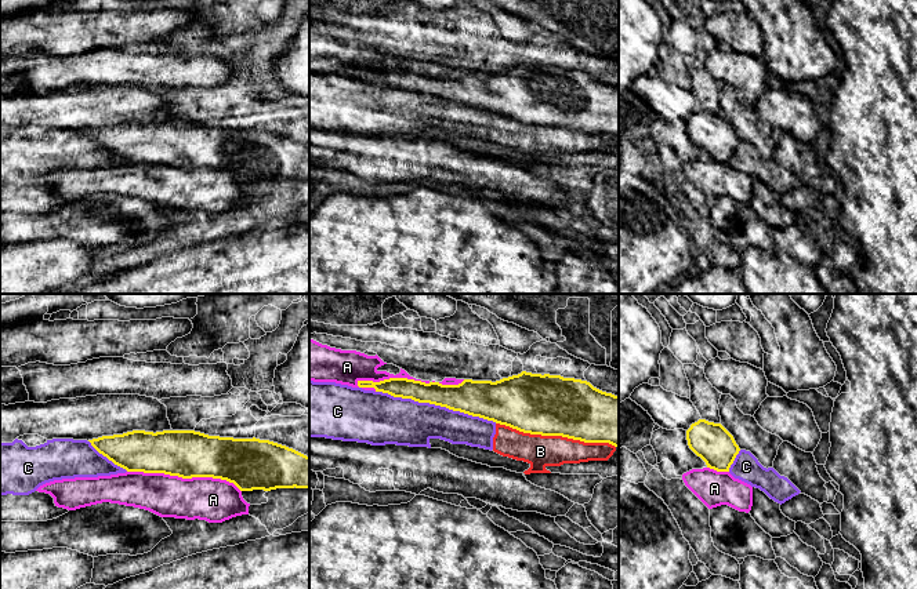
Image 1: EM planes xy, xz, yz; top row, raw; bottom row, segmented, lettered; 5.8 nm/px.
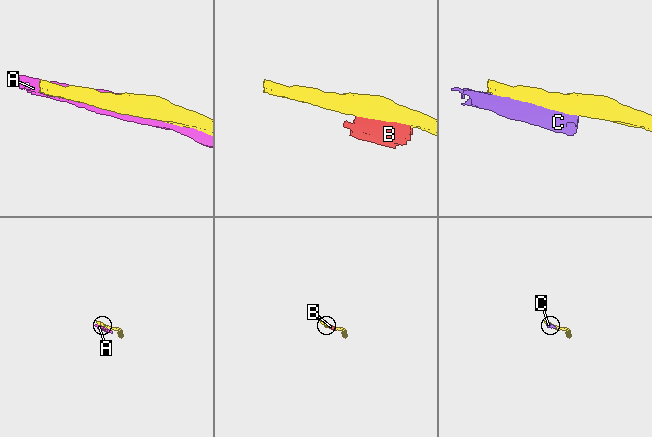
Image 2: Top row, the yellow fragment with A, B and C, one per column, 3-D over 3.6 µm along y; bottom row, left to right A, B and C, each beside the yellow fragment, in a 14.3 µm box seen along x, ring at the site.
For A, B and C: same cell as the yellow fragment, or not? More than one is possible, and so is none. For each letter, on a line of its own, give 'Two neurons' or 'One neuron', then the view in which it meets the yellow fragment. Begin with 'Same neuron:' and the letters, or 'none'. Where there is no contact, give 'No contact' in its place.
Same neuron: none
A: Two neurons. Touches yellow in xy
B: Two neurons. Touches yellow in xz
C: Two neurons. Touches yellow in xz

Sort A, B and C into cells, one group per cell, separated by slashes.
A / B C

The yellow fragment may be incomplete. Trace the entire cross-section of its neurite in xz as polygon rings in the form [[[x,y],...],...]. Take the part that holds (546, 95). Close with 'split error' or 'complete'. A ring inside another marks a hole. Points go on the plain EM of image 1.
[[[522,62],[496,73],[464,70],[458,76],[442,76],[439,73],[425,74],[407,69],[389,69],[380,73],[358,72],[358,77],[374,79],[376,83],[388,84],[394,88],[446,98],[523,124],[562,127],[584,134],[609,134],[619,138],[619,87],[602,83],[581,70]]]; complete

